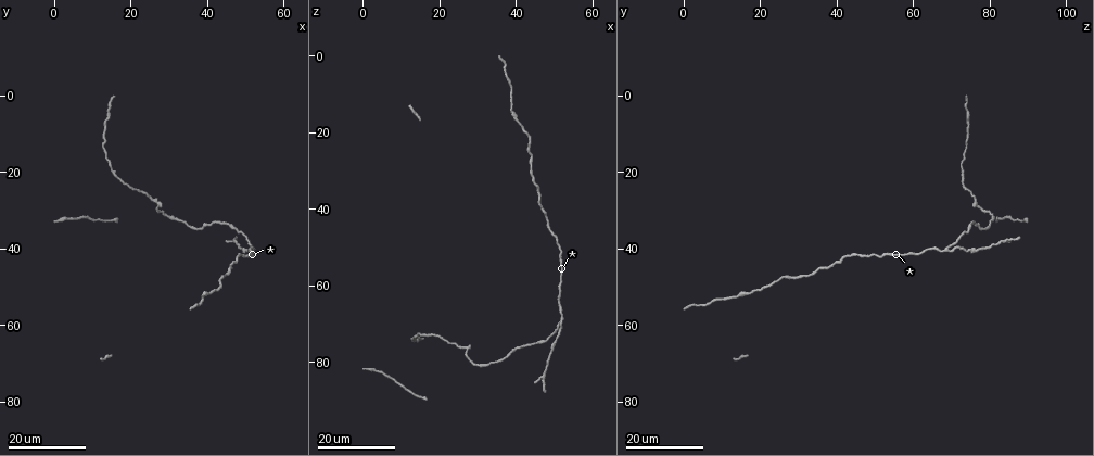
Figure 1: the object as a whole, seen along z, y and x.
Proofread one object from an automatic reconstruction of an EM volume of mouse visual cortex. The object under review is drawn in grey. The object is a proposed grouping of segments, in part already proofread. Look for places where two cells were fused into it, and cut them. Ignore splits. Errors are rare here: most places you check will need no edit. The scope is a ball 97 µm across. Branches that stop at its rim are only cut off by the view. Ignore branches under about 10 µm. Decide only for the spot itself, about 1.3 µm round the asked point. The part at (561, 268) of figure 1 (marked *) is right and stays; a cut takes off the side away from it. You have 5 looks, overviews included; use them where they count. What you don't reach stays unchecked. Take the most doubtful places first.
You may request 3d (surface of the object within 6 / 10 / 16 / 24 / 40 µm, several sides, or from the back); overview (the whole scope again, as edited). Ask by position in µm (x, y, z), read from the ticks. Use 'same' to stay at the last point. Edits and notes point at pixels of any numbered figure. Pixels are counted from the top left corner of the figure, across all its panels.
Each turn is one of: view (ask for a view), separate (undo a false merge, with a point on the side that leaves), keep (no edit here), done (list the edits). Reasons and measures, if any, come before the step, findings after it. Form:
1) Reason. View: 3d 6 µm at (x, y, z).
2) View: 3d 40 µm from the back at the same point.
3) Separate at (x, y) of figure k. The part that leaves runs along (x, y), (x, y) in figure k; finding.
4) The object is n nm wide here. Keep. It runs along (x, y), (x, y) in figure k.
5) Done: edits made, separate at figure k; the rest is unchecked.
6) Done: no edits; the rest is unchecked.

Arms part here. View: 3d 24 µm at (51.5, 40.5, 69.0).

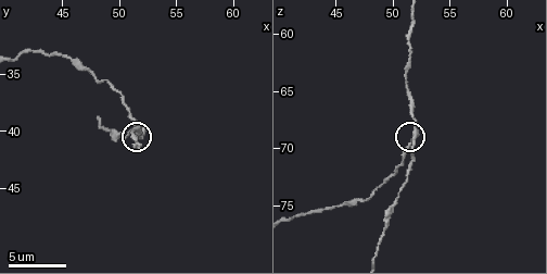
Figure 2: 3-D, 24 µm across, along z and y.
Closer look. View: 3d 10 µm at (52.0, 39.8, 69.0).

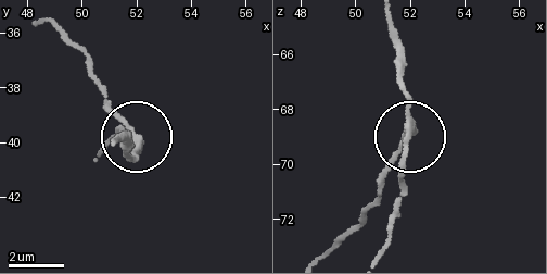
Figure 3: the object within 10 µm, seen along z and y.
View: 3d 10 µm from the back at (52.0, 40.0, 68.7).

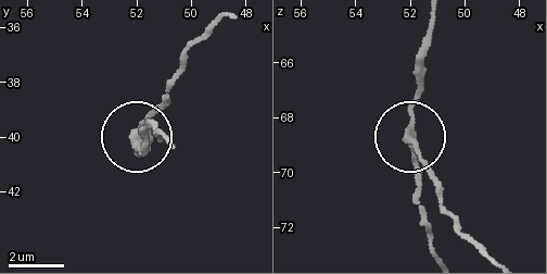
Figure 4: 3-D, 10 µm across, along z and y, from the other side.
3 arms meet here. Keep. It runs along (428, 22), (421, 78), (409, 106), (421, 215) in figure 4; all the same cell.

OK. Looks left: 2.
A narrow waist. View: 3d 16 µm at (30.0, 31.5, 80.5).

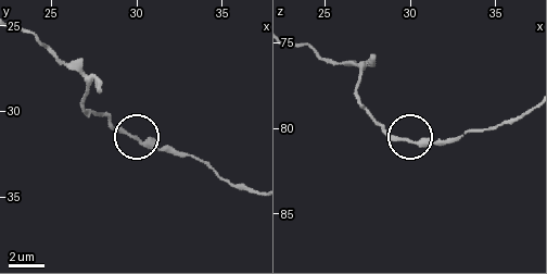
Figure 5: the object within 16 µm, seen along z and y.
View: 3d 6 µm at (30.3, 31.8, 81.0).

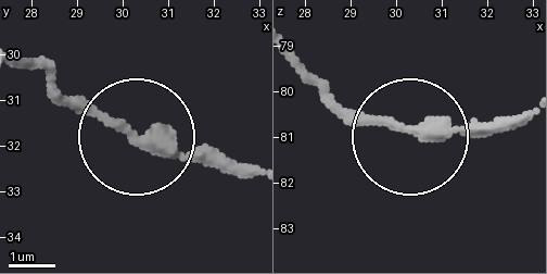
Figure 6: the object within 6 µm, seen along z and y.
Keep. It runs along (255, 173), (162, 153), (37, 67) in figure 6; all the same cell.

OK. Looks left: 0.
Done: no edits; the rest is unchecked.

